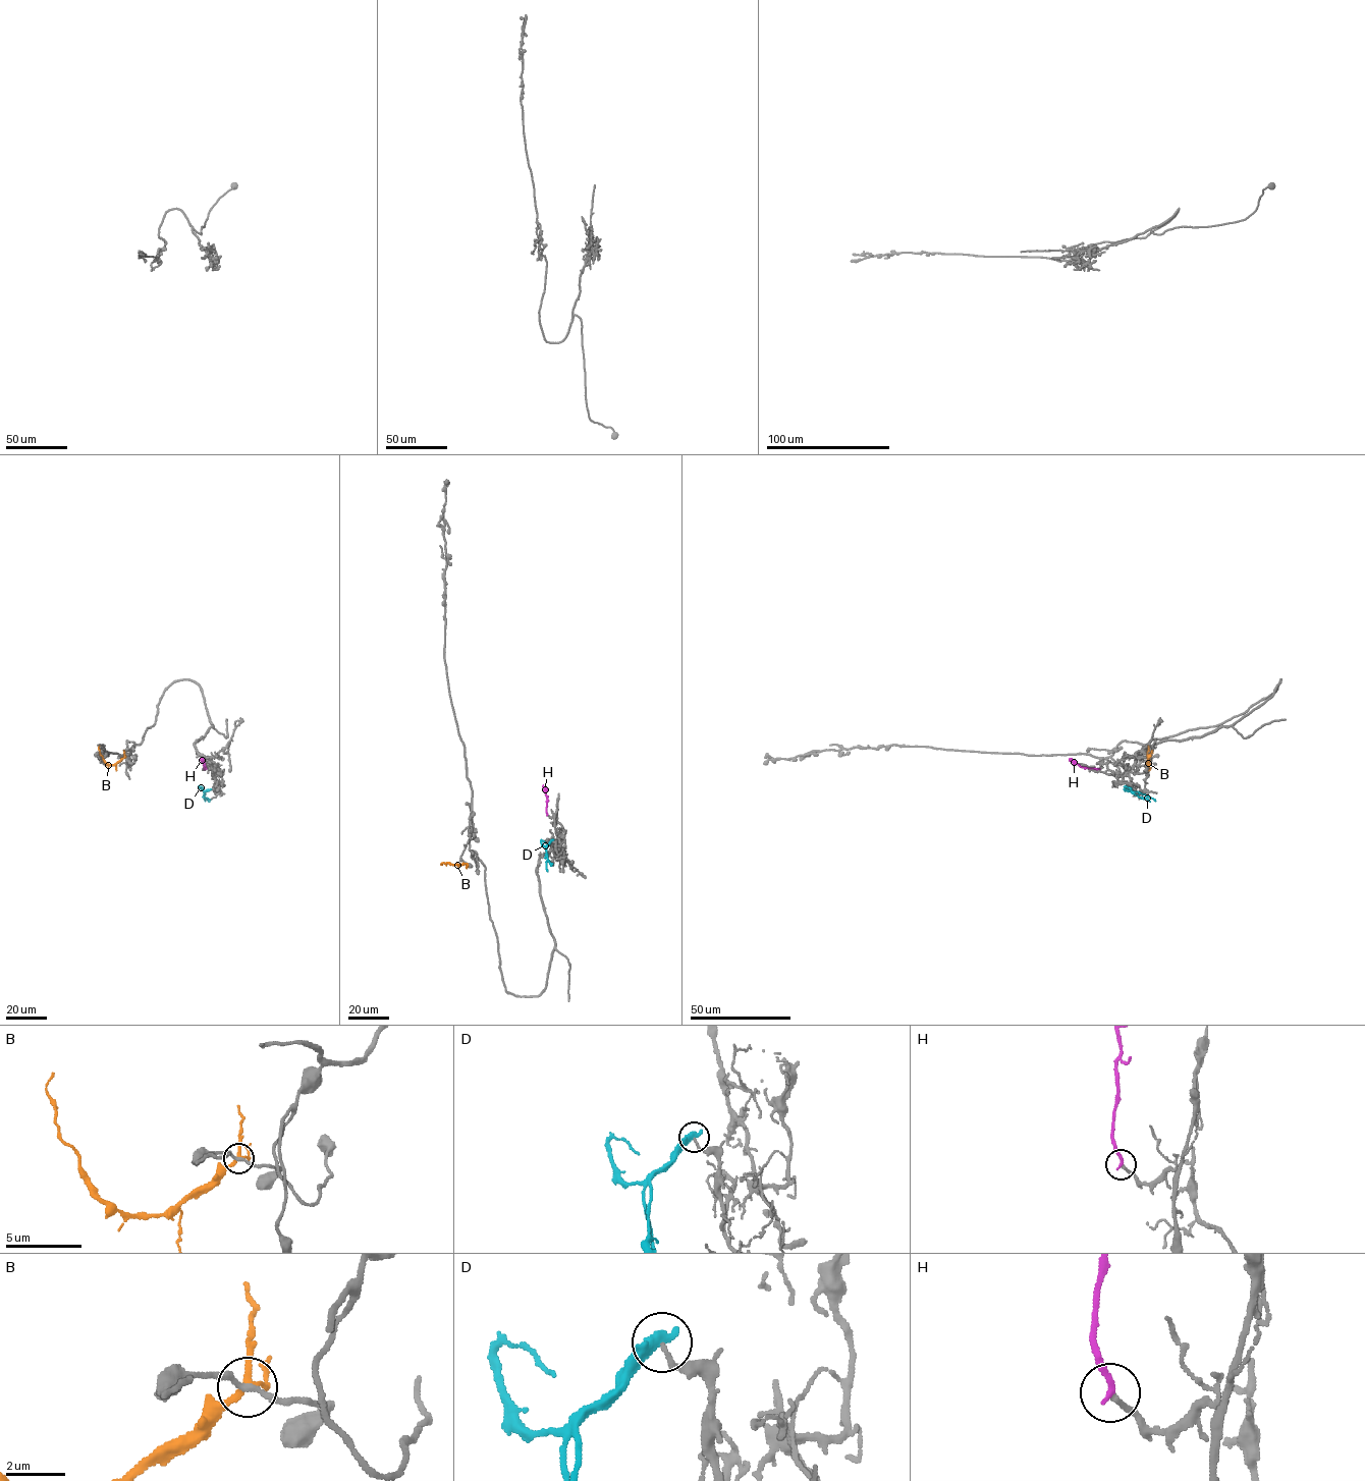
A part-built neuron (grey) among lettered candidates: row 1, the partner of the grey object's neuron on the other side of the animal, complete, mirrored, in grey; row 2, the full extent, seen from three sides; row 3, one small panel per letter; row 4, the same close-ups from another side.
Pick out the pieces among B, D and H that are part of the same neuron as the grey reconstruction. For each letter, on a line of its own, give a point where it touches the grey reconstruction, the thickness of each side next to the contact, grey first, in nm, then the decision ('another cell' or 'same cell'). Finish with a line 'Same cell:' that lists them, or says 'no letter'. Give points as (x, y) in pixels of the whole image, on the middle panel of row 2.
B: contact (466, 863); calibres 180 and 180 nm; another cell
D: contact (552, 840); calibres 150 and 500 nm; another cell
H: contact (547, 815); calibres 190 and 200 nm; same cell
Same cell: H

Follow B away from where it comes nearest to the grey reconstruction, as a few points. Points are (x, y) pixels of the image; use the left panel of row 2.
B: (123, 757), (108, 764), (99, 752), (99, 746)

